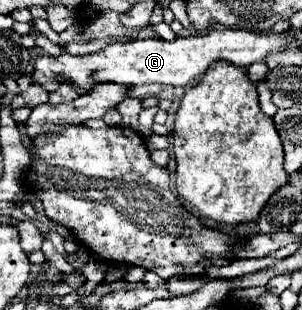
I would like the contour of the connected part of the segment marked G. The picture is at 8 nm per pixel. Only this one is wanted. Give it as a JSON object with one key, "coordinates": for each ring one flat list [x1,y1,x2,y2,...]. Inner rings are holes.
{"coordinates":[[211,29,203,35,191,37,177,37,175,41,167,43,163,39,141,39,129,43,113,43,105,49,81,57,73,57,69,53,61,53,57,57,43,55,35,61,33,83,41,85,47,93,59,89,61,83,71,83,81,89,93,89,97,83,119,83,125,87,131,85,173,85,183,87,199,79,207,67,217,61,229,61,237,67,249,67,255,61,265,61,269,53,279,53,285,47,283,33,251,33,241,29]]}

